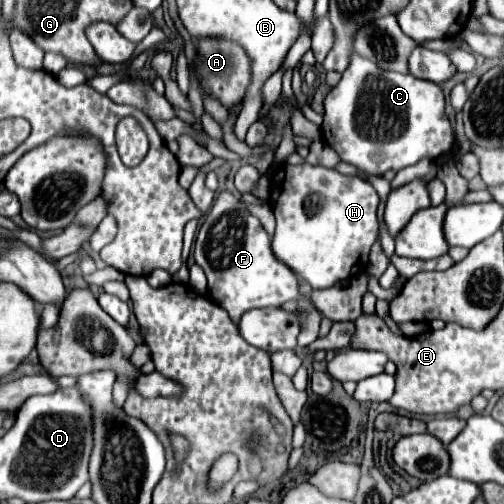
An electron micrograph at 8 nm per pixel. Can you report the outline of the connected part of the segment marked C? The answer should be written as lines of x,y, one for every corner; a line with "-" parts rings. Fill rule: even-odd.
352,55
348,69
342,73
342,79
324,99
324,123
322,137
342,161
356,165
362,171
382,175
390,169
400,171
408,165
418,163
420,159
438,159
440,155
450,153
454,139
454,131
444,111
444,93
436,83
418,79
414,75
400,75
394,71
382,71
370,59
360,55

